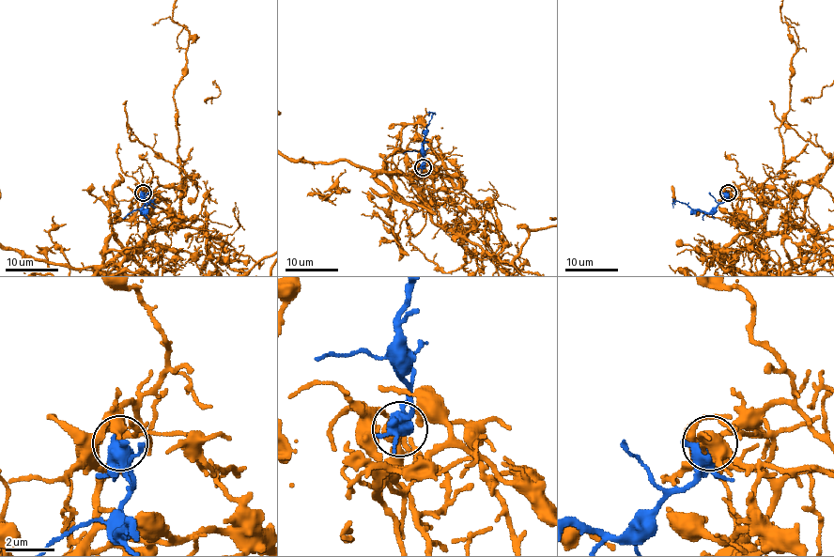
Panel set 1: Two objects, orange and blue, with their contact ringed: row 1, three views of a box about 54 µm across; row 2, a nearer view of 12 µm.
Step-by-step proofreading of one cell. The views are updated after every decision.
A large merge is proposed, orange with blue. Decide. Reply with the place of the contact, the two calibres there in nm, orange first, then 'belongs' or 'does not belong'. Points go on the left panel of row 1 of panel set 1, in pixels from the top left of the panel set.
at (143, 193); 170 nm thick on the orange side, 700 nm on the other; belongs

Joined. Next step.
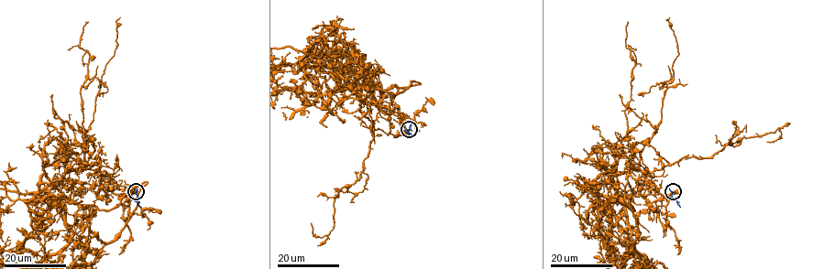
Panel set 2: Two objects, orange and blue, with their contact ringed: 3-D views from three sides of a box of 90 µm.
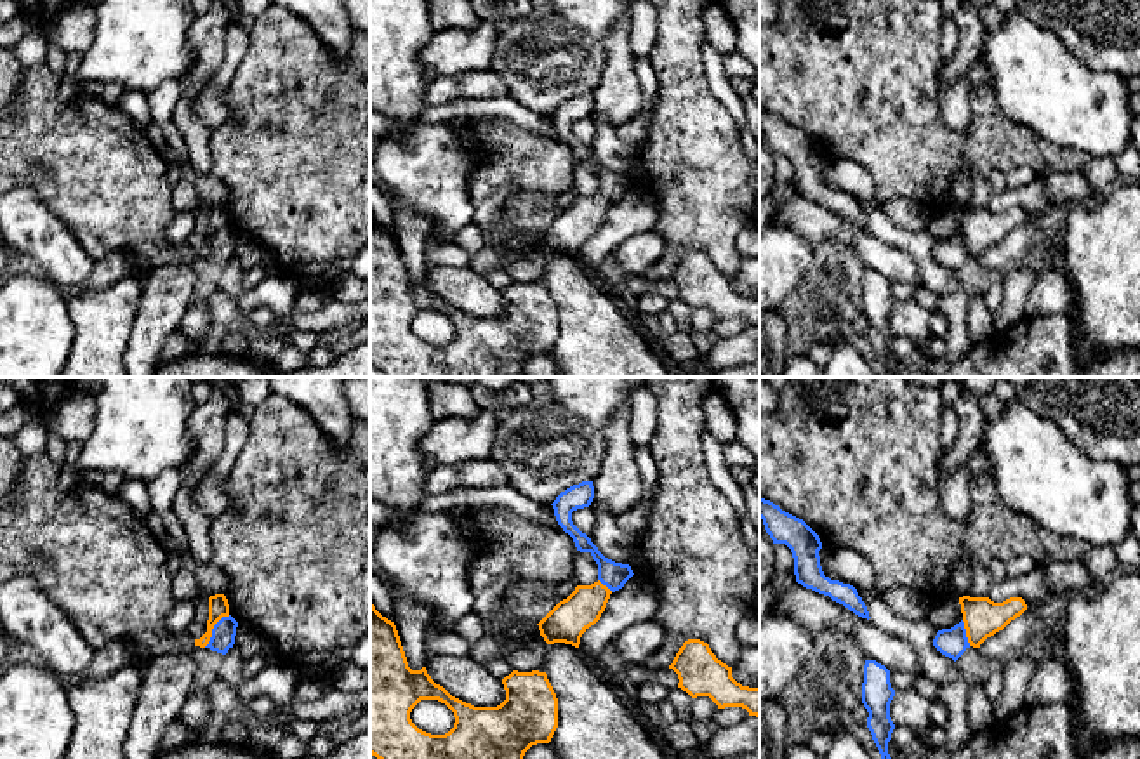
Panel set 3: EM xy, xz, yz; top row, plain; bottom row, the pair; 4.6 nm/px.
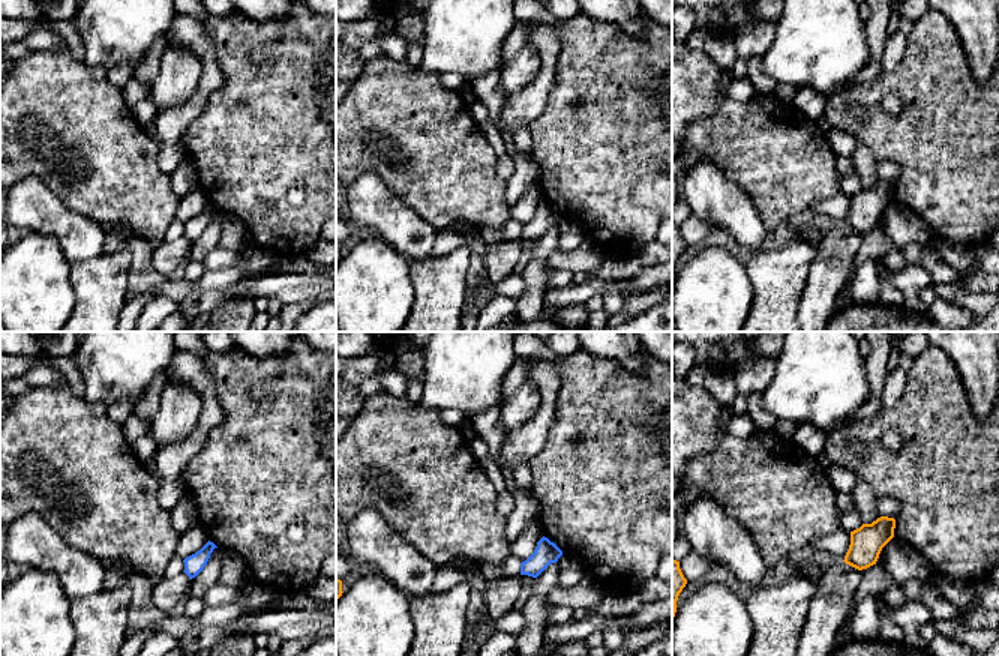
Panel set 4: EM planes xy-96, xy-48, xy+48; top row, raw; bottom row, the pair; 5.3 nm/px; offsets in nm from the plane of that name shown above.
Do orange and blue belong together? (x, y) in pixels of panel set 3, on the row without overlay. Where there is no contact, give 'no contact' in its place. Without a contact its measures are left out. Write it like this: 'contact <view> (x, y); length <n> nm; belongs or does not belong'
contact xy (212, 238); length 200 nm; does not belong

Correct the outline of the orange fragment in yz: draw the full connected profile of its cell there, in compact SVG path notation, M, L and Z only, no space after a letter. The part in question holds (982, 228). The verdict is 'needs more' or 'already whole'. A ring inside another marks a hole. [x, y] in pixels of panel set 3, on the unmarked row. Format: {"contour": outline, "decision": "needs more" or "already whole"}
{"contour": "M959 208L963 233L970 257L980 255L1003 241L1011 231L1020 228L1027 215L1022 208L1010 208L1003 214L994 214L989 208Z", "decision": "already whole"}

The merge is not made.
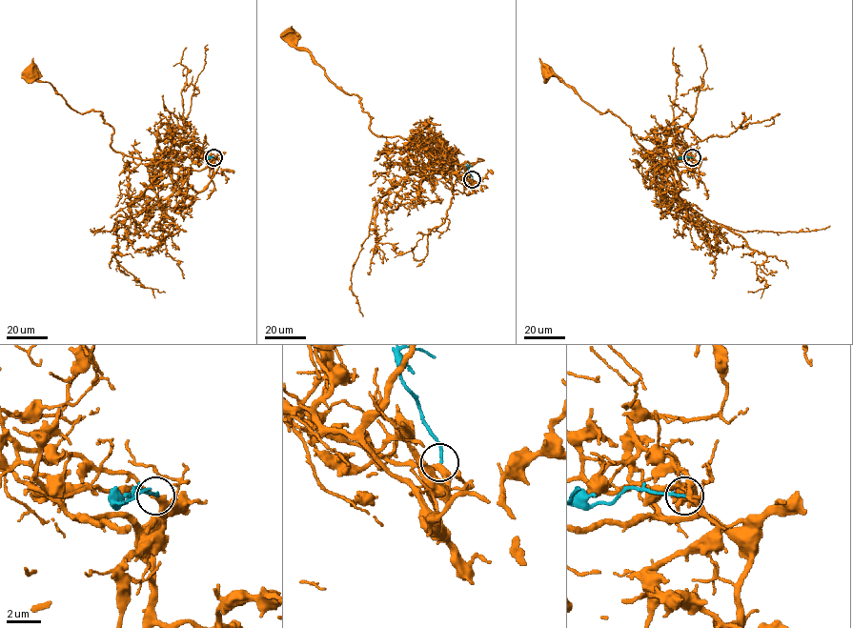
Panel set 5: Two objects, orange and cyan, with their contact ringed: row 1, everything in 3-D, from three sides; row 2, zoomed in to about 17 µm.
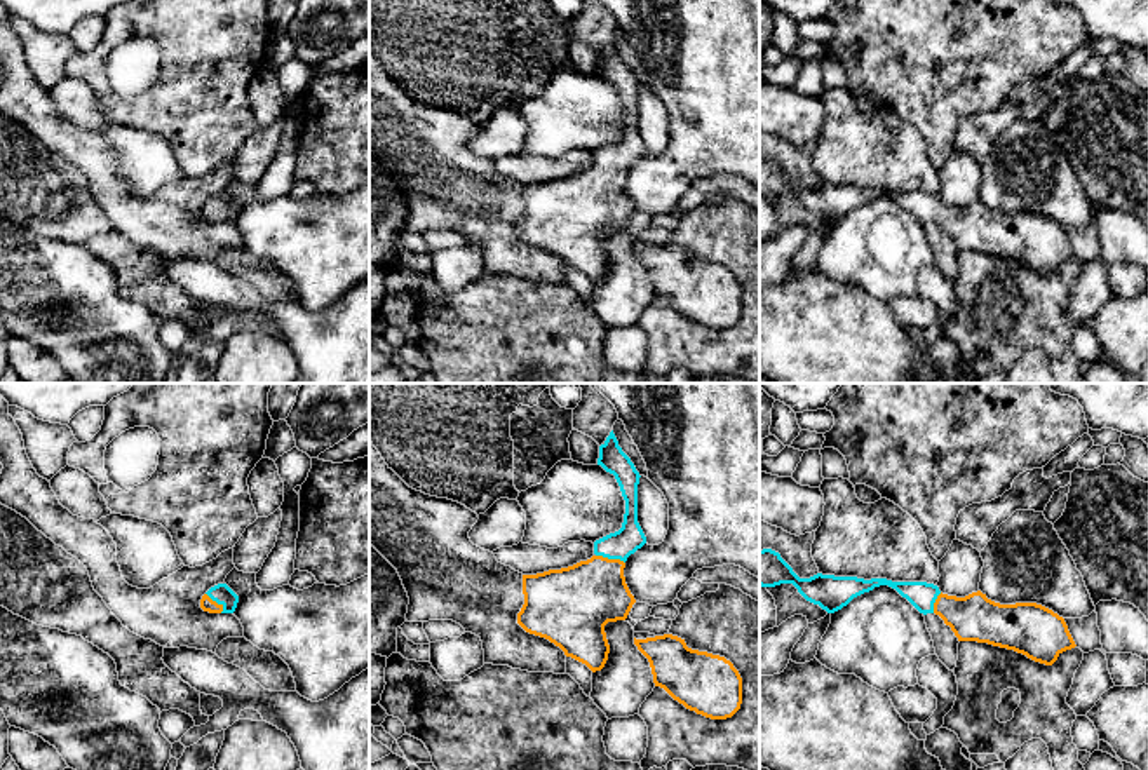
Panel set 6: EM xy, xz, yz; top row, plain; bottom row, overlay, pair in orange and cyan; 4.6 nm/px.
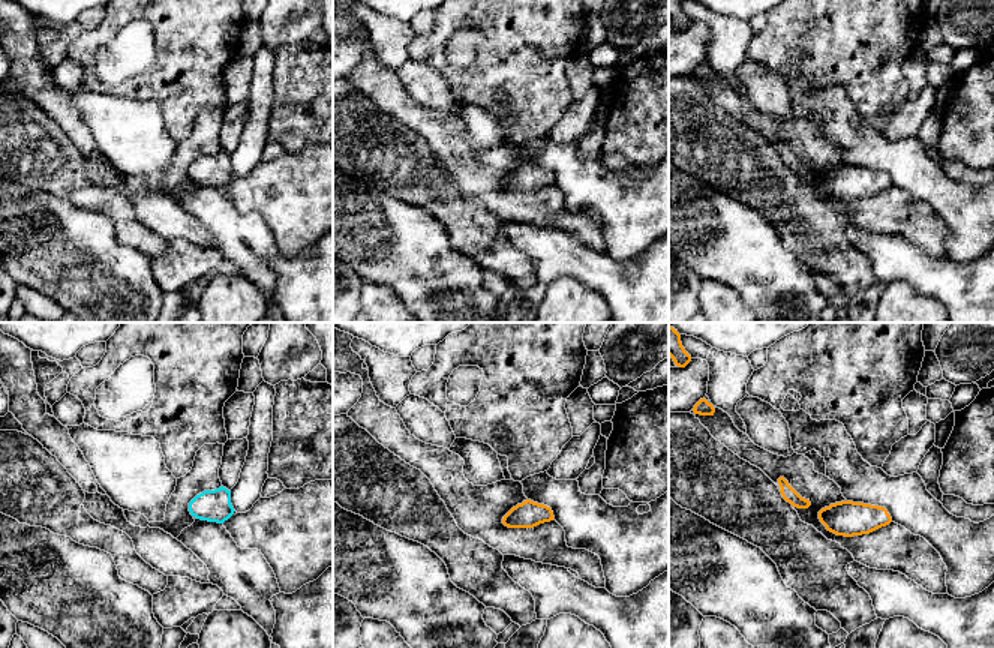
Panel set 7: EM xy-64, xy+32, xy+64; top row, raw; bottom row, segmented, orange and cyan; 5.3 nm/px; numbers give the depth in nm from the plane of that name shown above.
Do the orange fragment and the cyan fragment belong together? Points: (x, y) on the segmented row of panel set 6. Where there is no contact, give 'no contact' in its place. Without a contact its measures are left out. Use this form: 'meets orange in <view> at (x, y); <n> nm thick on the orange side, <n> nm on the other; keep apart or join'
meets orange in xz at (610, 560); 340 nm thick on the orange side, 130 nm on the other; join

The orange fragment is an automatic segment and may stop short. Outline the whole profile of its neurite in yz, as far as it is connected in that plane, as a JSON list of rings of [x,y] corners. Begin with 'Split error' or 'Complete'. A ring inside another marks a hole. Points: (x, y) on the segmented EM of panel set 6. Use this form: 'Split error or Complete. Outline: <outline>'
Split error. Outline: [[[772,549],[760,550],[760,585],[793,584],[810,603],[827,613],[847,606],[854,598],[880,585],[895,589],[920,613],[935,613],[951,627],[958,641],[977,641],[1014,650],[1028,659],[1052,665],[1057,657],[1075,648],[1063,617],[1037,603],[1000,605],[981,591],[965,598],[948,596],[927,582],[892,582],[817,573],[800,578]]]

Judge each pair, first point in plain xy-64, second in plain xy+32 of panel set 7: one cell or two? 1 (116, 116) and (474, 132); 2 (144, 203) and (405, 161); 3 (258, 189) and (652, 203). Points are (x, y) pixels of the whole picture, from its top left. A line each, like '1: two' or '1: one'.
1: one
2: two
3: one

